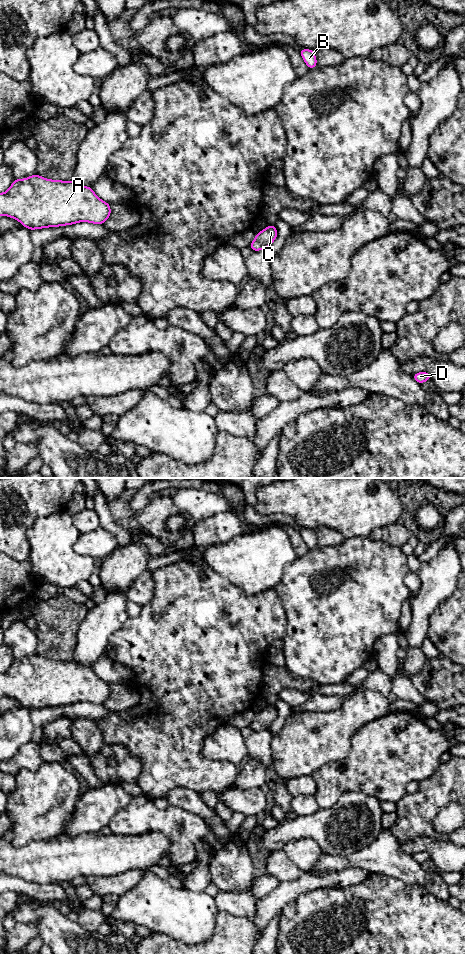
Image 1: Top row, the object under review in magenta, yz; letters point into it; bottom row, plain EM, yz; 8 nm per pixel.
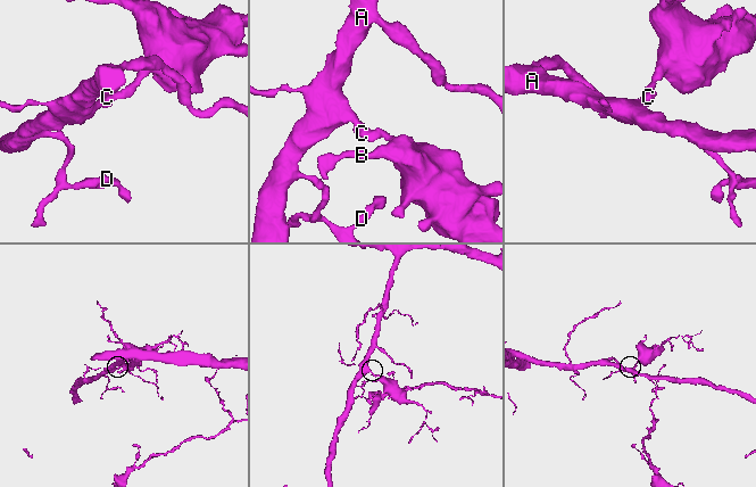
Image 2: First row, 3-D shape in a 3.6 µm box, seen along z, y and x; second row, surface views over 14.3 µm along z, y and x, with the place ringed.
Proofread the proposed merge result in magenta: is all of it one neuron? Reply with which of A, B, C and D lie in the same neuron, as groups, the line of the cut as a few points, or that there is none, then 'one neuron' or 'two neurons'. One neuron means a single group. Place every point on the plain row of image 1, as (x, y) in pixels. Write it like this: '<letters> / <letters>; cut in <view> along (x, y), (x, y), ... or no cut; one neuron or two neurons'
A B C D; no cut; one neuron

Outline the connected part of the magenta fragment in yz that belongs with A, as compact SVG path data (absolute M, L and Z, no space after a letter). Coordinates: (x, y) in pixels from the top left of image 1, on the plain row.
M34 654L25 659L15 659L6 672L0 673L0 696L18 700L29 710L79 702L104 704L110 695L109 683L101 680L91 667L78 665L73 660L51 660Z

